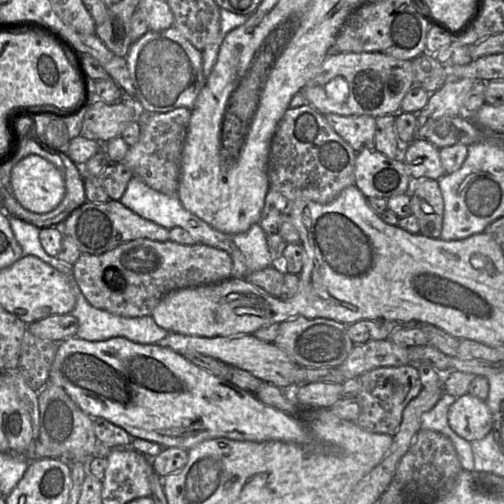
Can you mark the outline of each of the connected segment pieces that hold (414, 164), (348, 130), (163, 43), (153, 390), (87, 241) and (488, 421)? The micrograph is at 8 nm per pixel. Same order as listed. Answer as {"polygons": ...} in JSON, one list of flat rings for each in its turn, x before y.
{"polygons":[[[415,138,405,146,400,158,413,181,423,177,439,180,446,175,440,161,439,148,422,138]],[[333,113,324,114,330,126,357,153,373,150,376,120,370,115,341,116]],[[175,26,162,31,149,30,132,43,125,58,135,89,135,98,144,111,166,113,177,108,193,109,197,96,206,82,202,52]],[[70,337,59,343,50,368,49,382,60,386,86,414,102,417,126,430,133,439,155,442,164,448,189,450,215,438,236,441,310,442,307,427,292,415,262,403,254,393,194,365,181,354,159,344,139,344,124,337,88,341]],[[112,199,107,202,86,201,76,208,59,228,64,236,69,236,75,241,81,253,93,255,103,254,122,243,138,238,168,241,170,233,170,229,139,216,119,200]],[[466,393,450,406,448,424,458,436,472,442,483,439,491,431,493,418,485,401]]]}

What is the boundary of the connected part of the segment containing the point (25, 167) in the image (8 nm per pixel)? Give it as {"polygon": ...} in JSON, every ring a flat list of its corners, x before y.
{"polygon":[[38,155,21,159,13,168,10,184,17,201,34,213,49,213,62,201,66,186,63,174]]}

